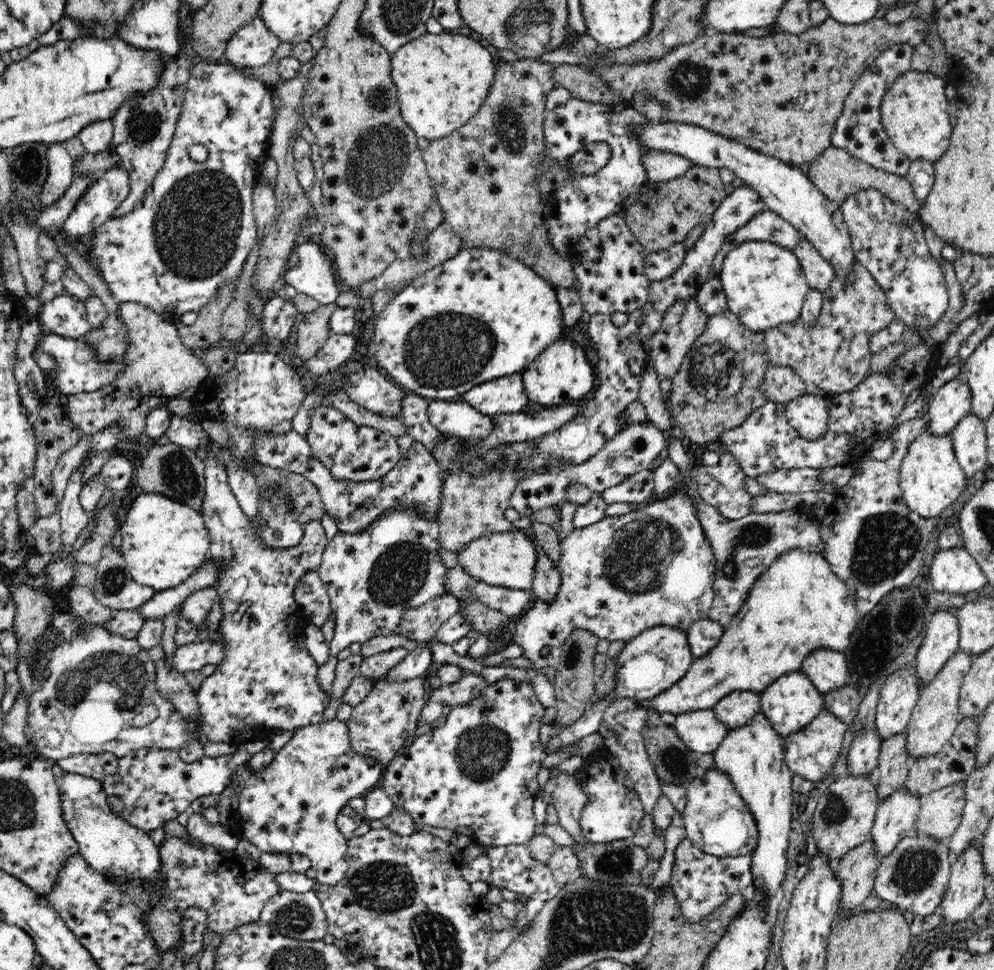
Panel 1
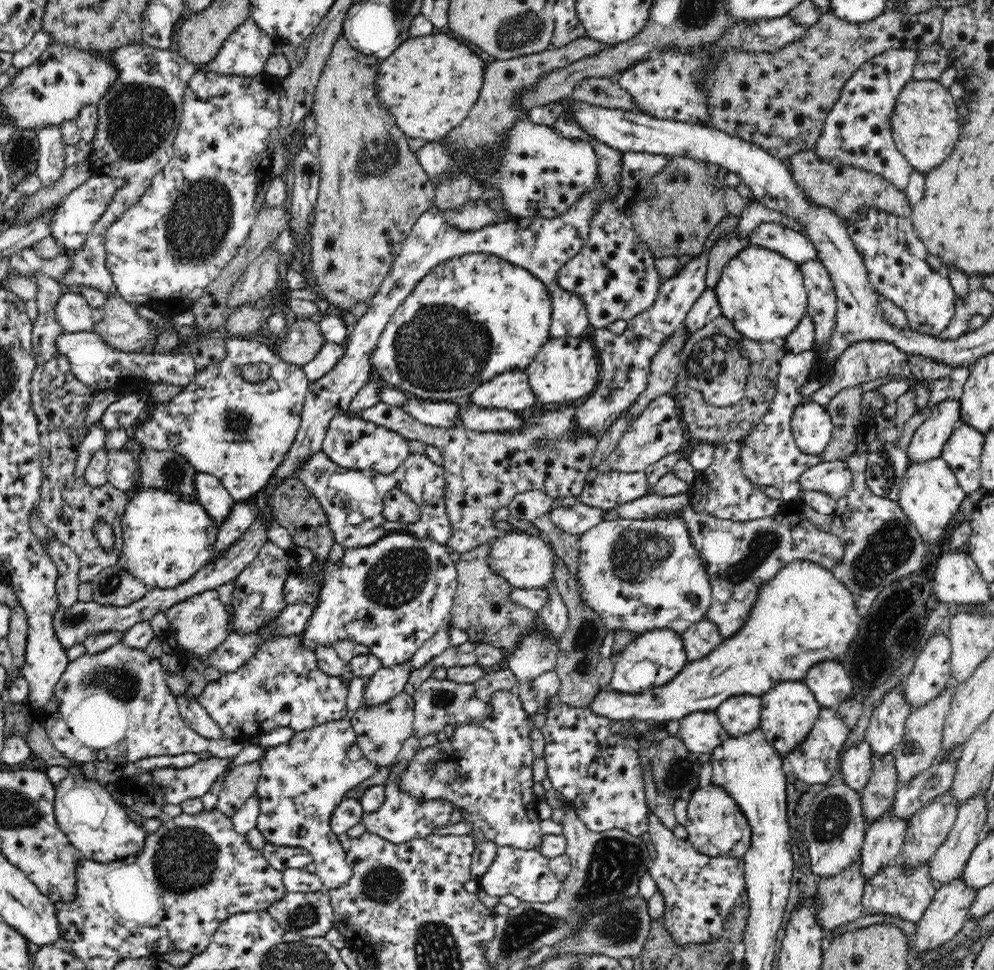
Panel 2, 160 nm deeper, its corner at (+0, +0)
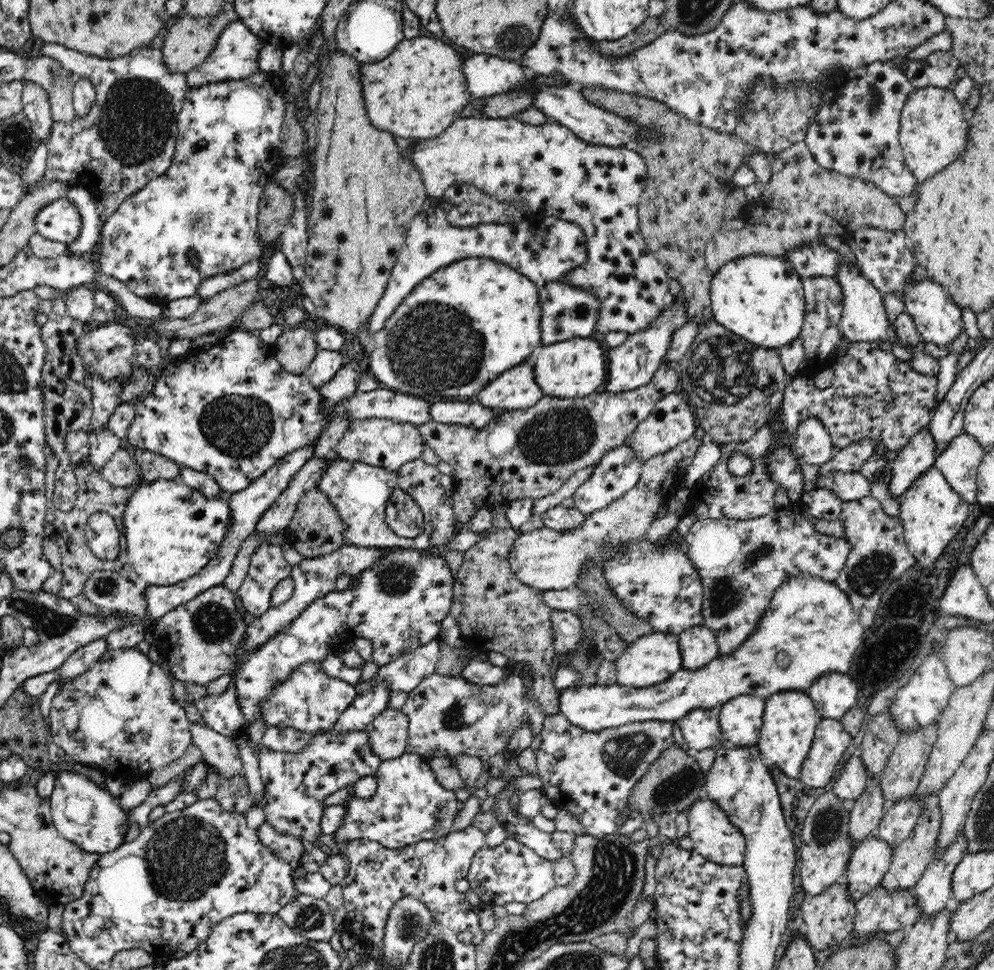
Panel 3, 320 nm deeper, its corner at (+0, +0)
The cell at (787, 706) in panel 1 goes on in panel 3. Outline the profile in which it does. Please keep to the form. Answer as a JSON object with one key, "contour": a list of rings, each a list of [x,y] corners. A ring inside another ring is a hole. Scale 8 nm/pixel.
{"contour":[[[782,691],[769,696],[765,699],[763,726],[759,732],[759,741],[756,746],[760,751],[761,758],[764,759],[767,764],[771,763],[778,767],[788,778],[798,779],[801,773],[802,763],[806,760],[810,747],[812,746],[816,727],[820,719],[821,716],[818,710],[816,710],[816,705],[806,692]]]}

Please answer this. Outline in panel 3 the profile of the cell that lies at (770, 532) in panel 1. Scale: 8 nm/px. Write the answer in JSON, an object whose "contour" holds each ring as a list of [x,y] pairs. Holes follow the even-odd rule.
{"contour":[[[796,503],[751,520],[700,520],[689,528],[688,534],[684,536],[684,544],[688,548],[686,557],[696,567],[702,583],[703,624],[716,635],[718,658],[726,658],[750,638],[775,592],[790,578],[808,576],[834,582],[844,568],[852,548],[847,539],[838,539],[819,532]]]}

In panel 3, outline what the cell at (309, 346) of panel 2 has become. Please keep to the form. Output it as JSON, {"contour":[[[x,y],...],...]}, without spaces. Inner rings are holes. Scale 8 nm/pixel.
{"contour":[[[304,324],[281,334],[272,353],[287,372],[305,374],[318,350],[315,331]]]}

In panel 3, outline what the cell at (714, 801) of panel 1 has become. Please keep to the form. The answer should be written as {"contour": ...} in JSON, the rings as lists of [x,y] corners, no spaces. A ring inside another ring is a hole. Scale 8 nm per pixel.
{"contour":[[[710,799],[696,801],[686,812],[689,820],[689,837],[693,840],[693,851],[704,859],[723,866],[743,866],[745,858],[744,835],[736,829],[724,811]]]}

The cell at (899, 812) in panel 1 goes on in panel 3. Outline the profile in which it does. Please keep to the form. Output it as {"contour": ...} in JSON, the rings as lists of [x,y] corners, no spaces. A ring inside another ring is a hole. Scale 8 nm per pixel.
{"contour":[[[876,834],[867,836],[850,855],[843,883],[846,884],[850,901],[856,902],[874,892],[888,871],[893,849]]]}

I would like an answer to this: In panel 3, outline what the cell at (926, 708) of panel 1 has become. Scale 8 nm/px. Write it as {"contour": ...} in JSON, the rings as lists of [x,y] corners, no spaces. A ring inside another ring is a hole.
{"contour":[[[932,723],[925,729],[920,729],[910,734],[906,733],[899,737],[898,744],[889,756],[886,768],[884,768],[878,778],[878,785],[880,785],[882,797],[884,797],[886,809],[915,792],[936,742],[936,730],[937,725]]]}

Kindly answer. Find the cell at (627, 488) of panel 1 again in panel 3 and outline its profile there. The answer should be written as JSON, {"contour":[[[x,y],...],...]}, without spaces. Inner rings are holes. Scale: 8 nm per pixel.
{"contour":[[[628,444],[608,452],[600,459],[598,464],[593,466],[592,474],[573,494],[576,511],[588,516],[592,512],[607,508],[609,504],[612,504],[612,500],[620,498],[624,492],[628,492],[629,488],[636,486],[636,482],[642,474],[644,461],[636,455],[636,451]]]}

